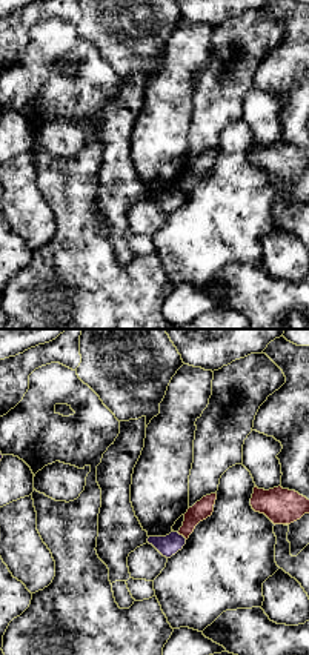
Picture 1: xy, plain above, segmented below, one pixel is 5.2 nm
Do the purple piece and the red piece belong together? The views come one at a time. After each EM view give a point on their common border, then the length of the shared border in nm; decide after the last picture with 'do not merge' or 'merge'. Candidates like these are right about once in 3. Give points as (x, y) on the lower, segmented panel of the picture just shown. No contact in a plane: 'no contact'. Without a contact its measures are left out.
meets purple at (182, 535); contact 70 nm long

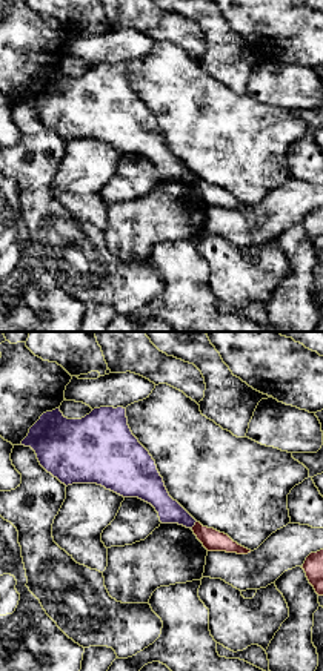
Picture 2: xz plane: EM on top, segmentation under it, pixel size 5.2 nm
meets purple at (194, 524); contact 50 nm long

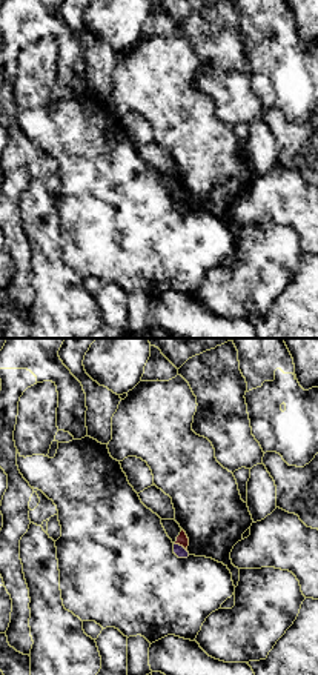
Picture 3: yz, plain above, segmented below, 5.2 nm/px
meets purple at (178, 545); contact 80 nm long

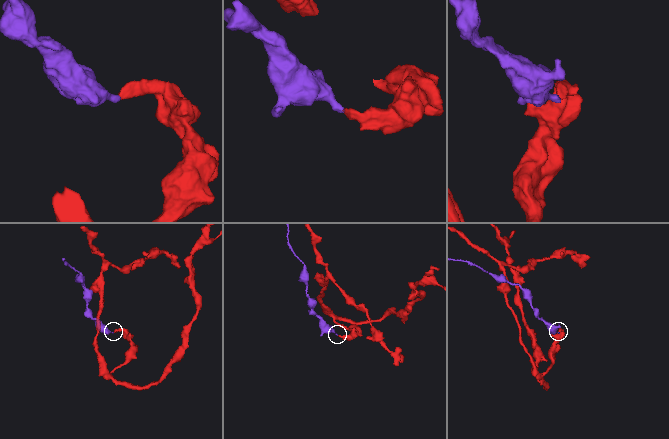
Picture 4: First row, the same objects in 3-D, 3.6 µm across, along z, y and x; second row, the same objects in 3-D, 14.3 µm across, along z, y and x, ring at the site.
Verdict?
do not merge

